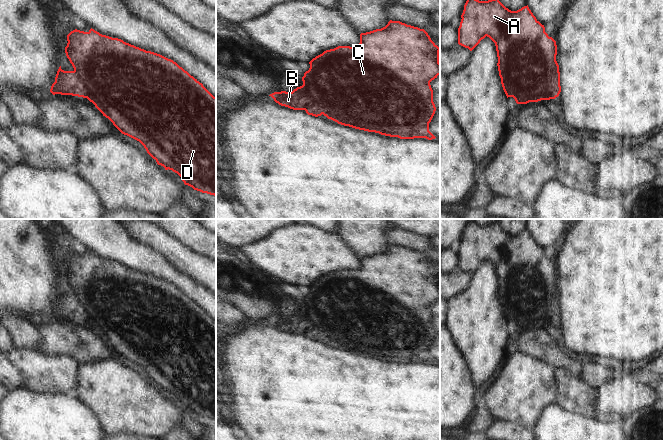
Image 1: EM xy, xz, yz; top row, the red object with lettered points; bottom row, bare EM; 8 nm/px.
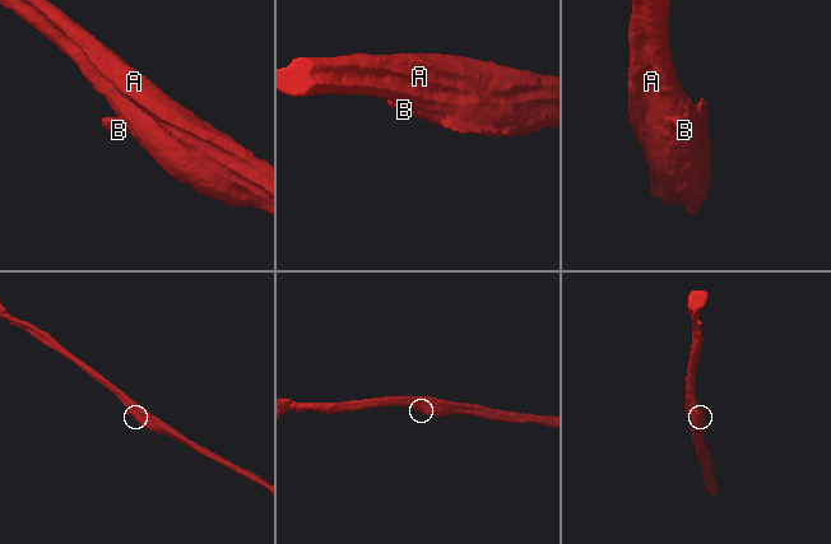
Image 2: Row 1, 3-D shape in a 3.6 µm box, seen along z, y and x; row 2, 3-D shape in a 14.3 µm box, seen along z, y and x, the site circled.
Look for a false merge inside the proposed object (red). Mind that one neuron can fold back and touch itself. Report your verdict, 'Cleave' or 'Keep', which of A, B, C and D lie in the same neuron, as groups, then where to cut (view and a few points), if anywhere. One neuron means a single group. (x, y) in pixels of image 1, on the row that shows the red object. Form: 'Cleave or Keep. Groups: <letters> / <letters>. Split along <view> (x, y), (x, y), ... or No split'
Keep. Groups: A B C D. No split.

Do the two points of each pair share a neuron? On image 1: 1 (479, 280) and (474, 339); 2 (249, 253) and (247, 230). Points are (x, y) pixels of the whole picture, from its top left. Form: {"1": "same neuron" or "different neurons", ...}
{"1": "same neuron", "2": "different neurons"}

